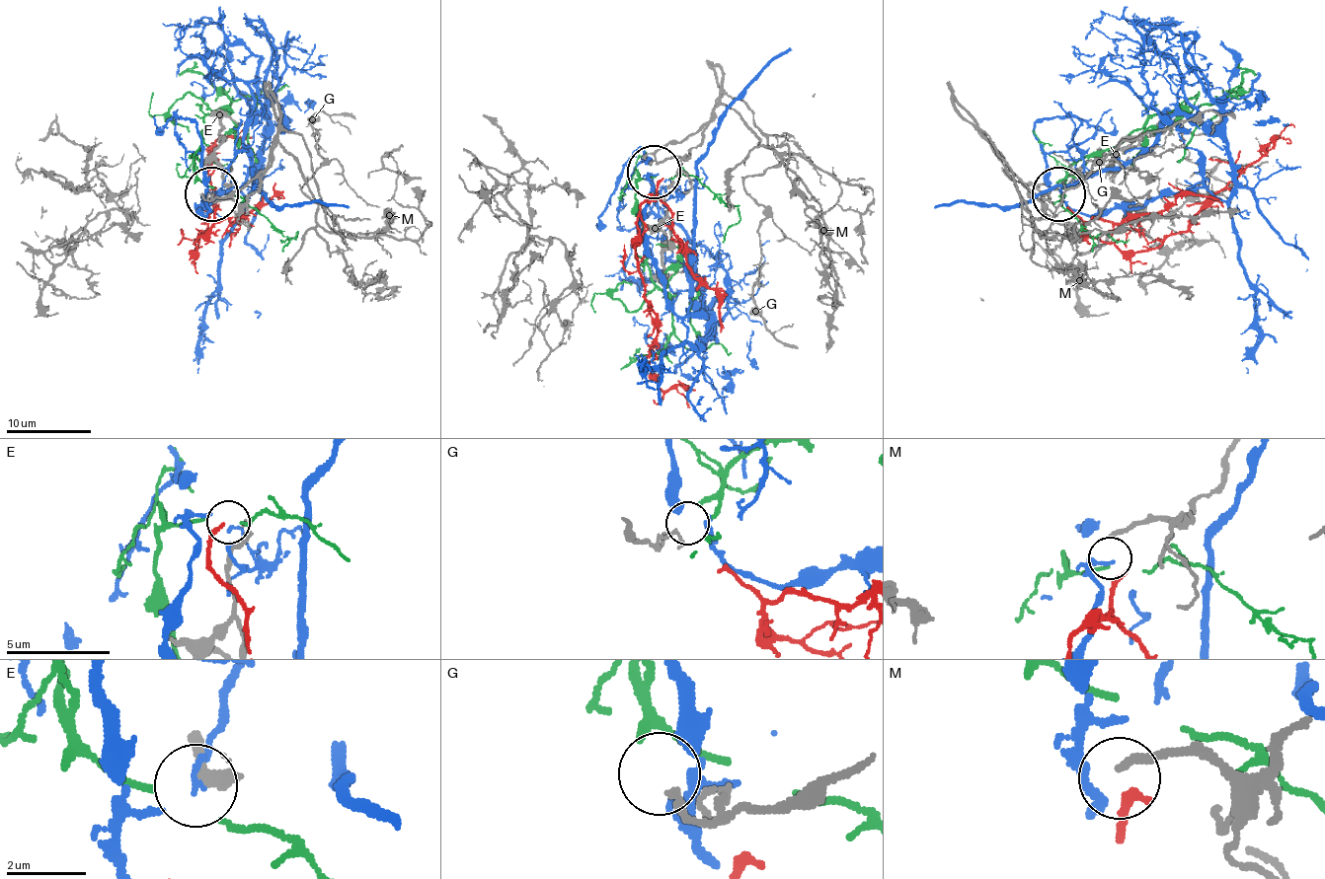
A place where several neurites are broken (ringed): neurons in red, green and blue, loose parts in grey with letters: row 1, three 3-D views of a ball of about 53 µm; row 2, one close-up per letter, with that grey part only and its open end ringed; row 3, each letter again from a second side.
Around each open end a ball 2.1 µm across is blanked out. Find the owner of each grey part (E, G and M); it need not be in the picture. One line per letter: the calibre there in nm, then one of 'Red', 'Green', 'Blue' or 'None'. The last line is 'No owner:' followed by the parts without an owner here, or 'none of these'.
E: Thickness 400 nm. None
G: Thickness 170 nm. Green
M: Thickness 200 nm. Red
No owner: E

